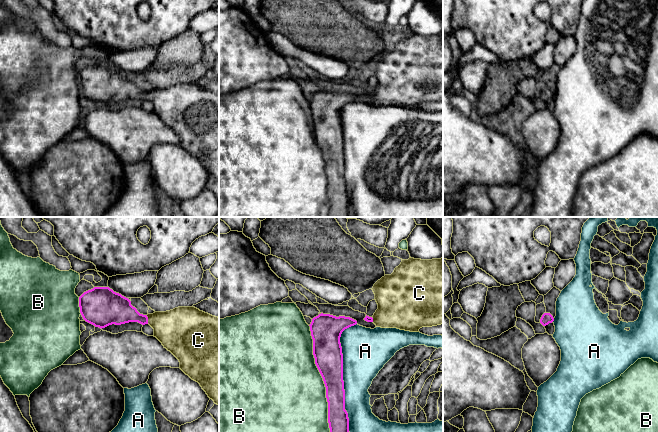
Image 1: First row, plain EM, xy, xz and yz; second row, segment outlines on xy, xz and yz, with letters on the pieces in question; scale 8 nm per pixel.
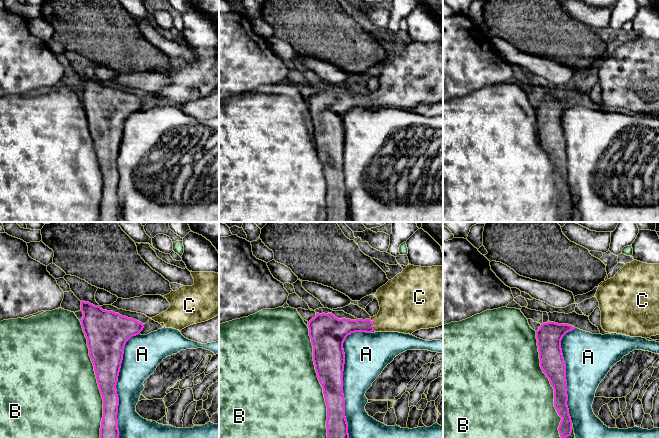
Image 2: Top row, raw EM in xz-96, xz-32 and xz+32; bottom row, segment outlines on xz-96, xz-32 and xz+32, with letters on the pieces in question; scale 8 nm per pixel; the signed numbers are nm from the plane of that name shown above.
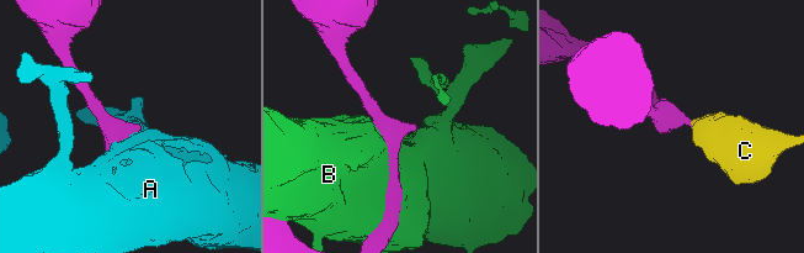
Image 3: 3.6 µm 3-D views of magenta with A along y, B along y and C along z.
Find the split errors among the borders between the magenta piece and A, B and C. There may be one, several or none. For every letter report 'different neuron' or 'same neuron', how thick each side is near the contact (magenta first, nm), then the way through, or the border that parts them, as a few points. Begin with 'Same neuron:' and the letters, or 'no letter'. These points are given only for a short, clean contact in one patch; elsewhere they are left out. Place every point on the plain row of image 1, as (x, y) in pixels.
Same neuron: C
A: different neuron | 220/340 nm
B: different neuron | 220/500 nm
C: same neuron | 220/320 nm | across xy (118, 86), (147, 95), (160, 97), (176, 105)

